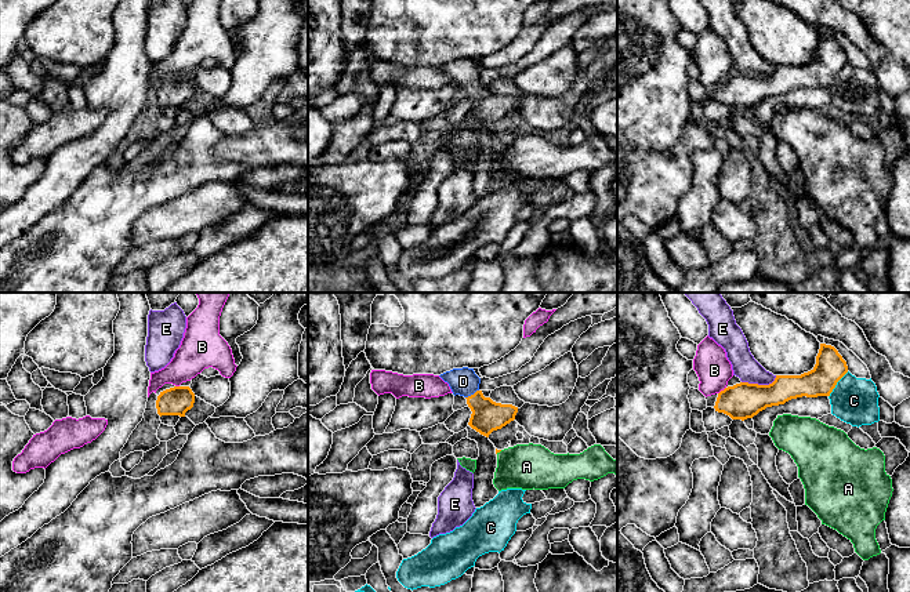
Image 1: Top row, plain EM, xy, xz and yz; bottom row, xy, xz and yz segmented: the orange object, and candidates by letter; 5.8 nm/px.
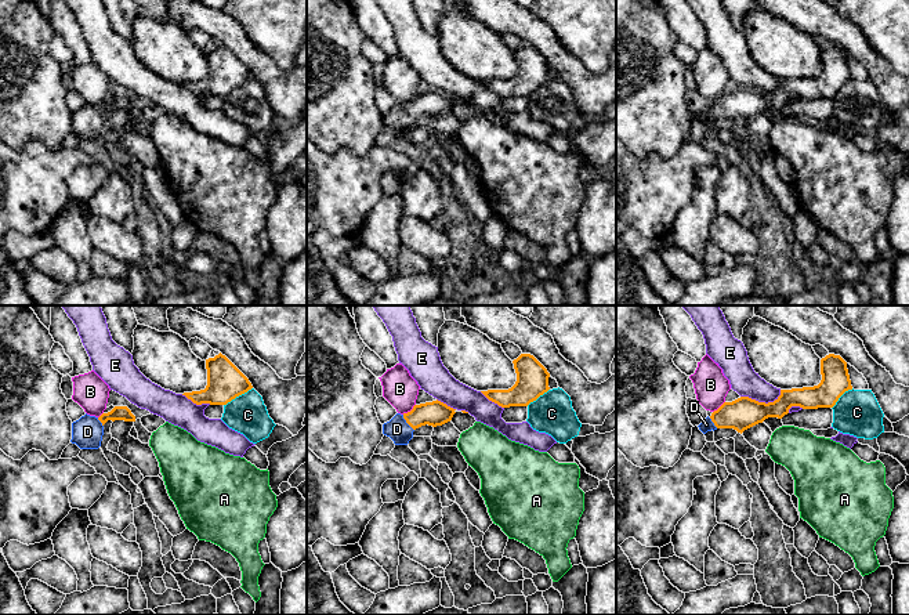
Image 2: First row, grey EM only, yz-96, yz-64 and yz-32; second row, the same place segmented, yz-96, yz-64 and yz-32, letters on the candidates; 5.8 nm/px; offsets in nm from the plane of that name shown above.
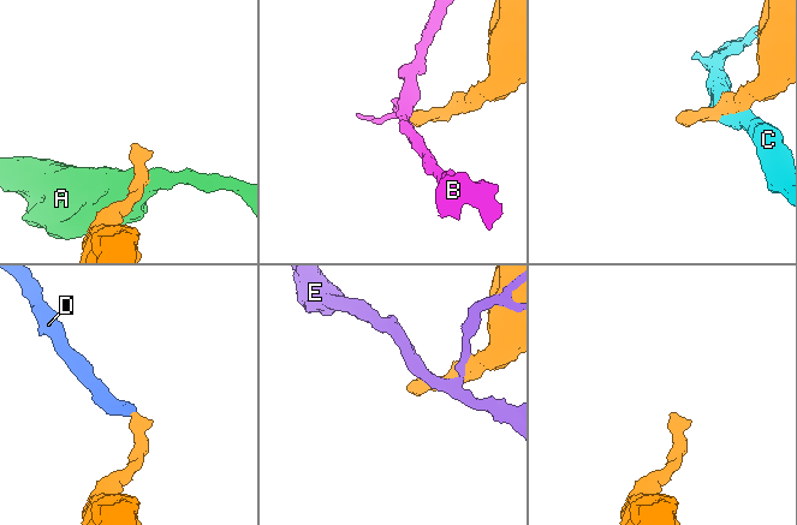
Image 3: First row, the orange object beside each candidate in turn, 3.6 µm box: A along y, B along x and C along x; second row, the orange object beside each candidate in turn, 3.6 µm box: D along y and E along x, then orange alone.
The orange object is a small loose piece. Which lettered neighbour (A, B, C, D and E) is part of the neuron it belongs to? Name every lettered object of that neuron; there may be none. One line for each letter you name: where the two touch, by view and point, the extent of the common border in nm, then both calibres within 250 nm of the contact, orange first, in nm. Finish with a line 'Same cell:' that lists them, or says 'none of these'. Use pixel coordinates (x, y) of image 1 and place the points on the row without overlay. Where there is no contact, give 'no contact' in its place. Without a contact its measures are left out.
D: xz (471, 86) | 90 nm | 190/160 nm
Same cell: D

